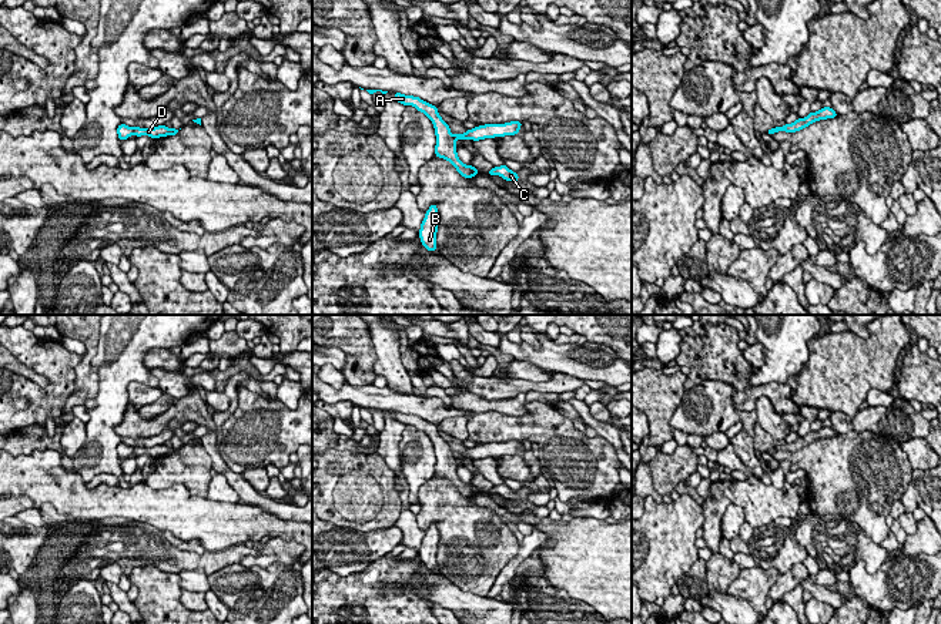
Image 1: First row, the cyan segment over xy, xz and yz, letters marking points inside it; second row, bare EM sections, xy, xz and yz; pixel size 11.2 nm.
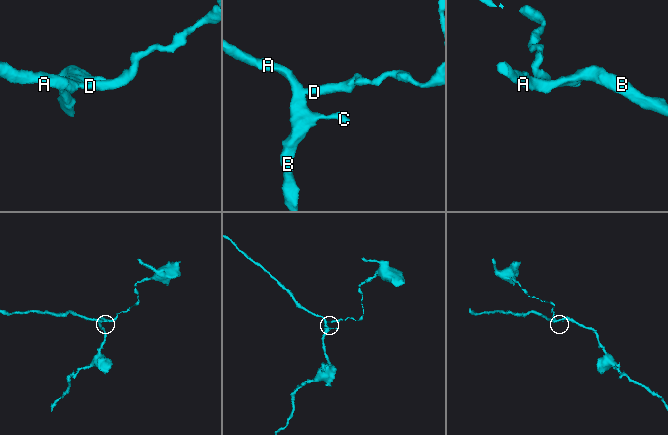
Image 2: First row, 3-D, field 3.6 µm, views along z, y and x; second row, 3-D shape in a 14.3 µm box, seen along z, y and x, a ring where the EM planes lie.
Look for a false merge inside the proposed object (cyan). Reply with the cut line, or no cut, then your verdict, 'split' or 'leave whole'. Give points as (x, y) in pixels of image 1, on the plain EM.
xy (133, 448), (134, 452) | split

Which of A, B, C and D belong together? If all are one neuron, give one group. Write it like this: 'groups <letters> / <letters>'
groups A B C / D

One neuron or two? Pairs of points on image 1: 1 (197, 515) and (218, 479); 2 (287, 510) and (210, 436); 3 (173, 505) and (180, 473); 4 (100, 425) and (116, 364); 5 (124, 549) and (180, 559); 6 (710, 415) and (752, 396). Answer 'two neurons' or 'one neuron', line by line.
1: two neurons
2: one neuron
3: two neurons
4: one neuron
5: one neuron
6: two neurons

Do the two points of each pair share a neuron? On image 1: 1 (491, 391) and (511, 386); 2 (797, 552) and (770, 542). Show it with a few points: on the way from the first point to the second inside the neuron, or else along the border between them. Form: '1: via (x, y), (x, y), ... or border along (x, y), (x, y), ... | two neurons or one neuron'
1: via (495, 389), (506, 389) | one neuron
2: via (790, 552), (783, 552), (776, 546) | one neuron

